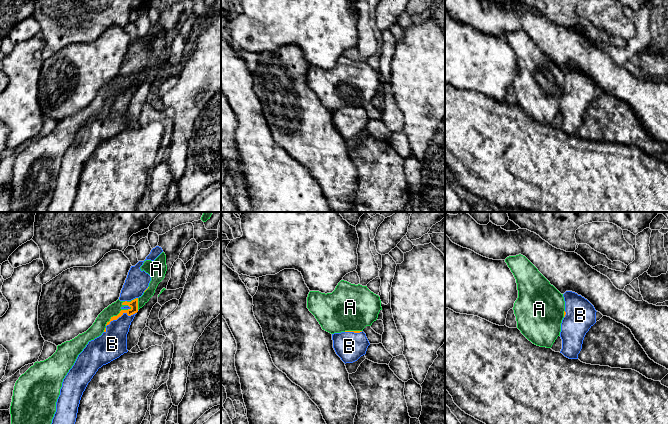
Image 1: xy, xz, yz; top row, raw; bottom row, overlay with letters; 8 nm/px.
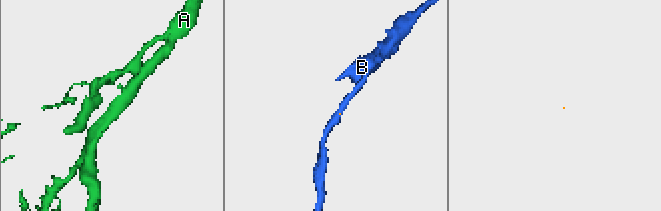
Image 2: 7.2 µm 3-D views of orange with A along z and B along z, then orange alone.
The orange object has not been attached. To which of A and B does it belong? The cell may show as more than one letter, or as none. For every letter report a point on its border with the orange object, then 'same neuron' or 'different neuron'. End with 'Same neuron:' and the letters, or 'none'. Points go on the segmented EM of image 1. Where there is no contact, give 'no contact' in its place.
A: contact xy (129, 302); different neuron
B: contact xy (121, 315); same neuron
Same neuron: B

